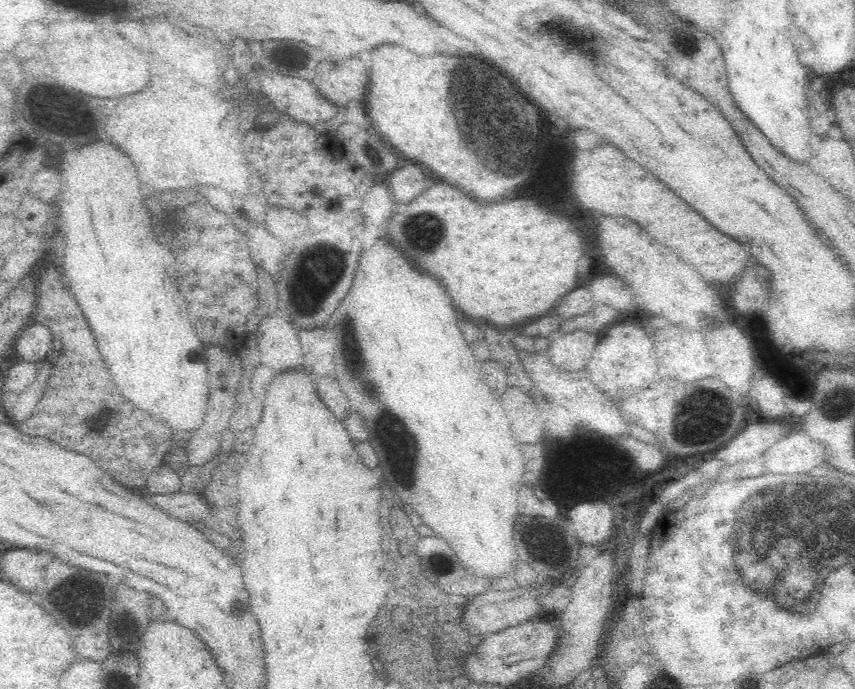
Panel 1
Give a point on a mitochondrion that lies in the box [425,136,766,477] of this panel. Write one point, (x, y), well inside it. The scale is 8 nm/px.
(695, 424)

